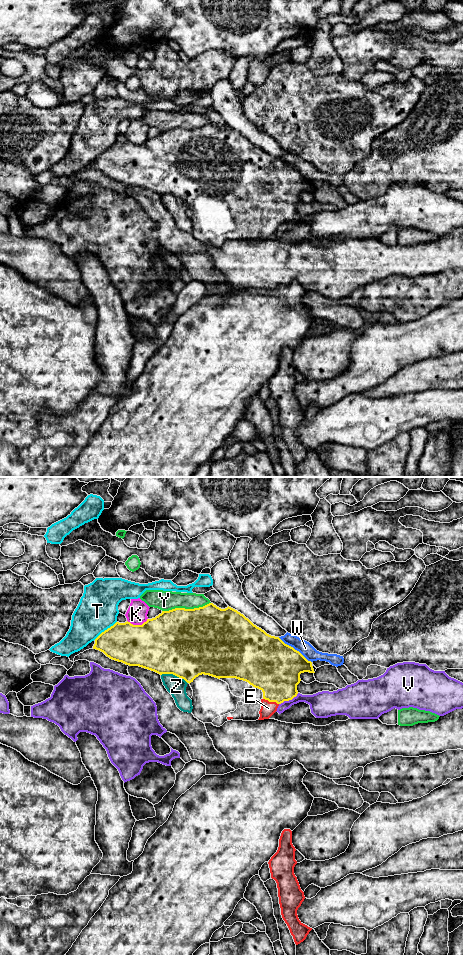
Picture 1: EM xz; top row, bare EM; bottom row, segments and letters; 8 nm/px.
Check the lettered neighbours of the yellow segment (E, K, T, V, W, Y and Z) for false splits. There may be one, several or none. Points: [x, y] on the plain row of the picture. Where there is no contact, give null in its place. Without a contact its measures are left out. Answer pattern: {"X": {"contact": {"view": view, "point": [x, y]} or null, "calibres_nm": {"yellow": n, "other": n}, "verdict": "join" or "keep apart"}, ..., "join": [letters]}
{"E": {"contact": {"view": "xz", "point": [271, 221]}, "calibres_nm": {"yellow": 380, "other": 110}, "verdict": "join"}, "K": {"contact": {"view": "xz", "point": [137, 145]}, "calibres_nm": {"yellow": 440, "other": 160}, "verdict": "keep apart"}, "T": {"contact": {"view": "xz", "point": [105, 150]}, "calibres_nm": {"yellow": 320, "other": 320}, "verdict": "keep apart"}, "V": {"contact": {"view": "xz", "point": [288, 220]}, "calibres_nm": {"yellow": 380, "other": 160}, "verdict": "keep apart"}, "W": {"contact": {"view": "xz", "point": [294, 169]}, "calibres_nm": {"yellow": 440, "other": 110}, "verdict": "keep apart"}, "Y": {"contact": {"view": "xz", "point": [186, 129]}, "calibres_nm": {"yellow": 500, "other": 160}, "verdict": "keep apart"}, "Z": {"contact": {"view": "xz", "point": [174, 194]}, "calibres_nm": {"yellow": 500, "other": 150}, "verdict": "keep apart"}, "join": ["E"]}

